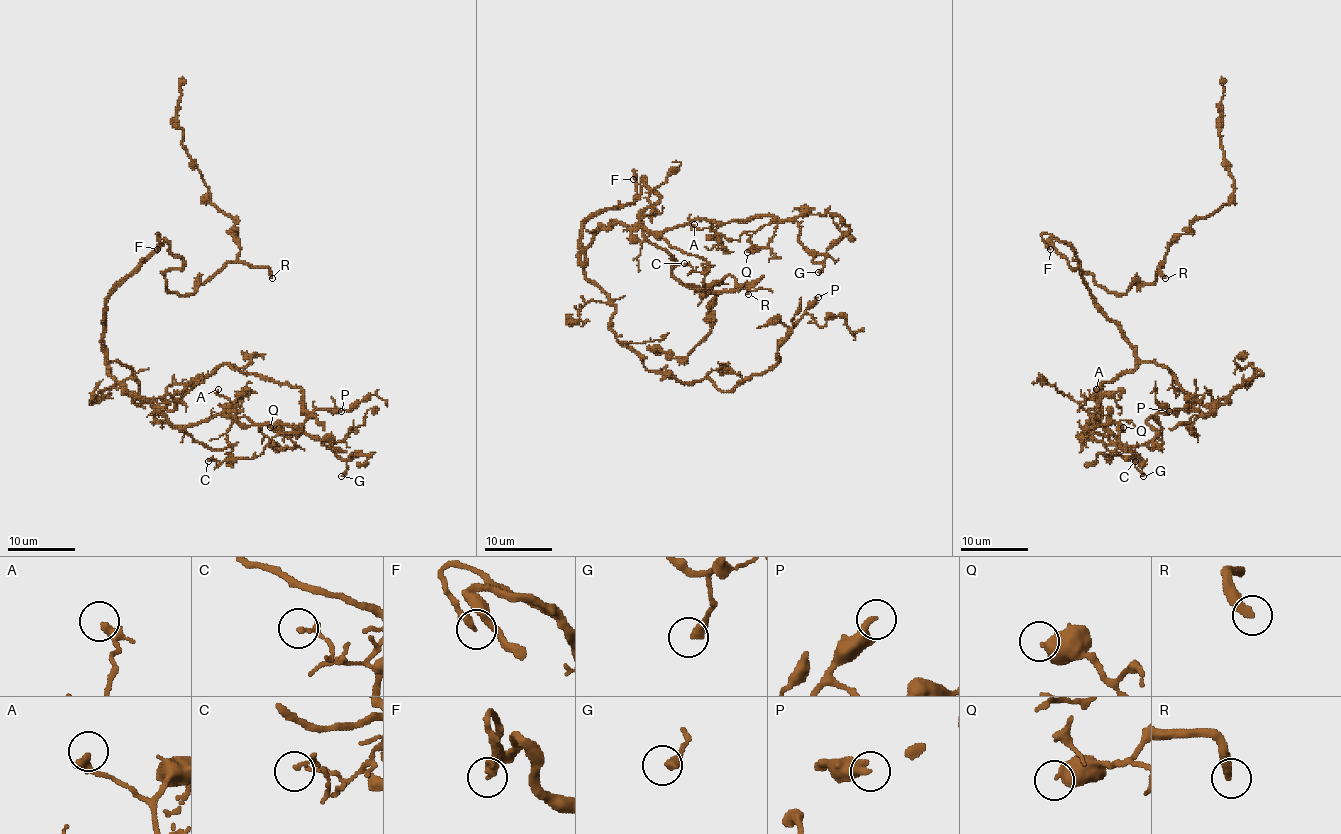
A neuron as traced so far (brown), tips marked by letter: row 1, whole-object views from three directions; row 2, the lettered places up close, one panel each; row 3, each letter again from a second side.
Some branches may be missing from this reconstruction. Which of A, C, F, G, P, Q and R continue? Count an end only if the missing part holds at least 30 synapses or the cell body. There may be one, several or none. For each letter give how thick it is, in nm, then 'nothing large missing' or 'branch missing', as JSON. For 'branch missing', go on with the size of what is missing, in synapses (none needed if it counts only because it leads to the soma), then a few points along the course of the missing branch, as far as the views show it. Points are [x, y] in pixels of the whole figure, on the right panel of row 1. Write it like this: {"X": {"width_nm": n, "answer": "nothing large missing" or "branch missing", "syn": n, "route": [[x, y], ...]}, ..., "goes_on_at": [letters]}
{"A": {"width_nm": 280, "answer": "nothing large missing"}, "C": {"width_nm": 150, "answer": "nothing large missing"}, "F": {"width_nm": 280, "answer": "branch missing"}, "G": {"width_nm": 340, "answer": "nothing large missing"}, "P": {"width_nm": 280, "answer": "nothing large missing"}, "Q": {"width_nm": 500, "answer": "nothing large missing"}, "R": {"width_nm": 320, "answer": "branch missing", "syn": 90, "route": [[1165, 278], [1176, 278], [1182, 285], [1186, 308], [1177, 373], [1189, 381], [1186, 373], [1194, 369]]}, "goes_on_at": ["F", "R"]}

